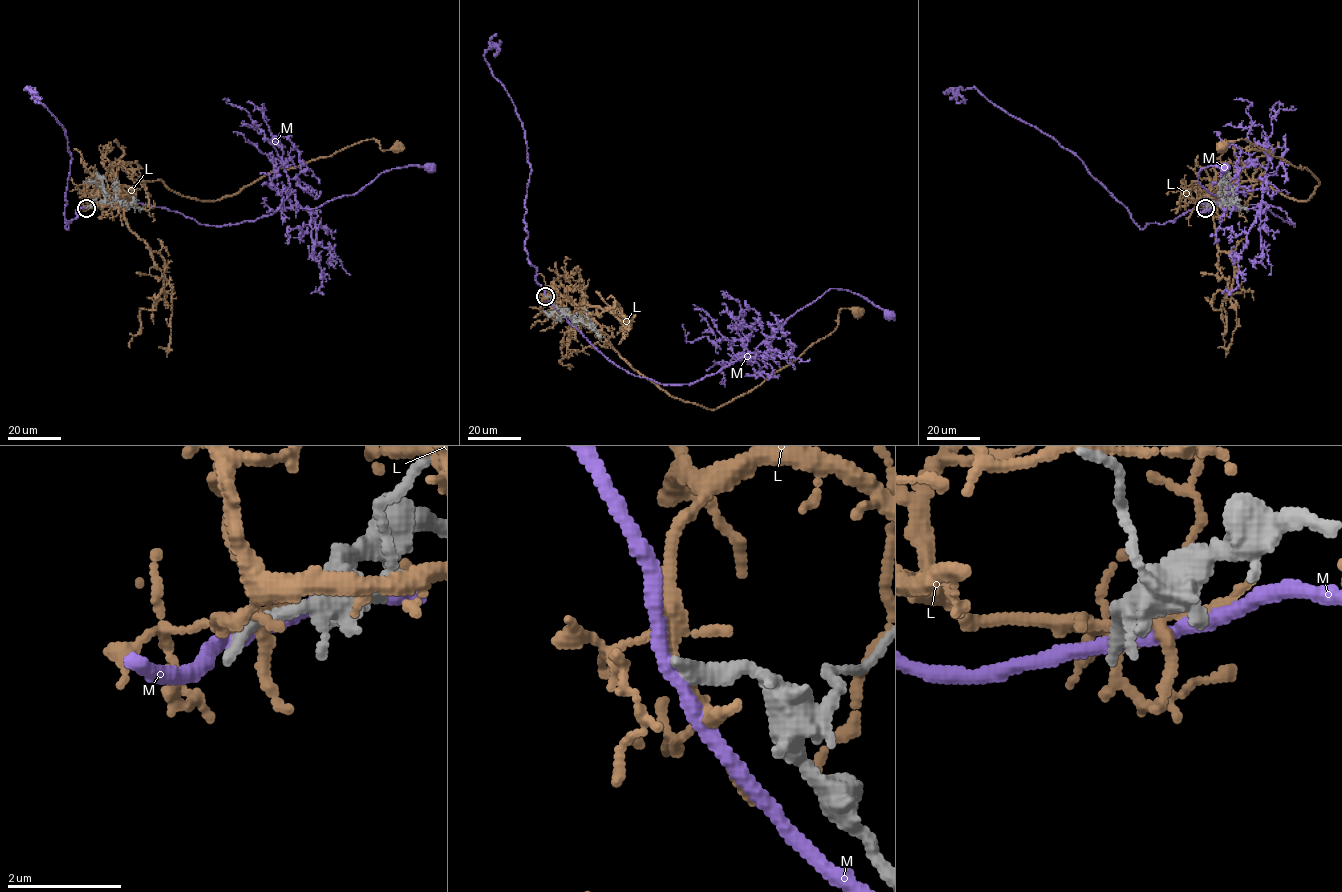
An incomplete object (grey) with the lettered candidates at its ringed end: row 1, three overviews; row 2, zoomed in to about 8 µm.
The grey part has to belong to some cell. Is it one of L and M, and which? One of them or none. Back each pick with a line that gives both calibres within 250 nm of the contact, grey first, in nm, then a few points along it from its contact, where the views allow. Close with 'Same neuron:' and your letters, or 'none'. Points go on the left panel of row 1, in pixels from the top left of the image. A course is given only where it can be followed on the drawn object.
Same neuron: none

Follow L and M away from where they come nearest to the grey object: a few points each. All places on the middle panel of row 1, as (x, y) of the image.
L: (546, 296), (553, 286), (634, 369), (670, 395), (709, 409), (789, 365), (834, 330), (842, 308), (858, 312)
M: (546, 296), (609, 360), (676, 385), (753, 357), (789, 317), (830, 288), (859, 294), (889, 314)

